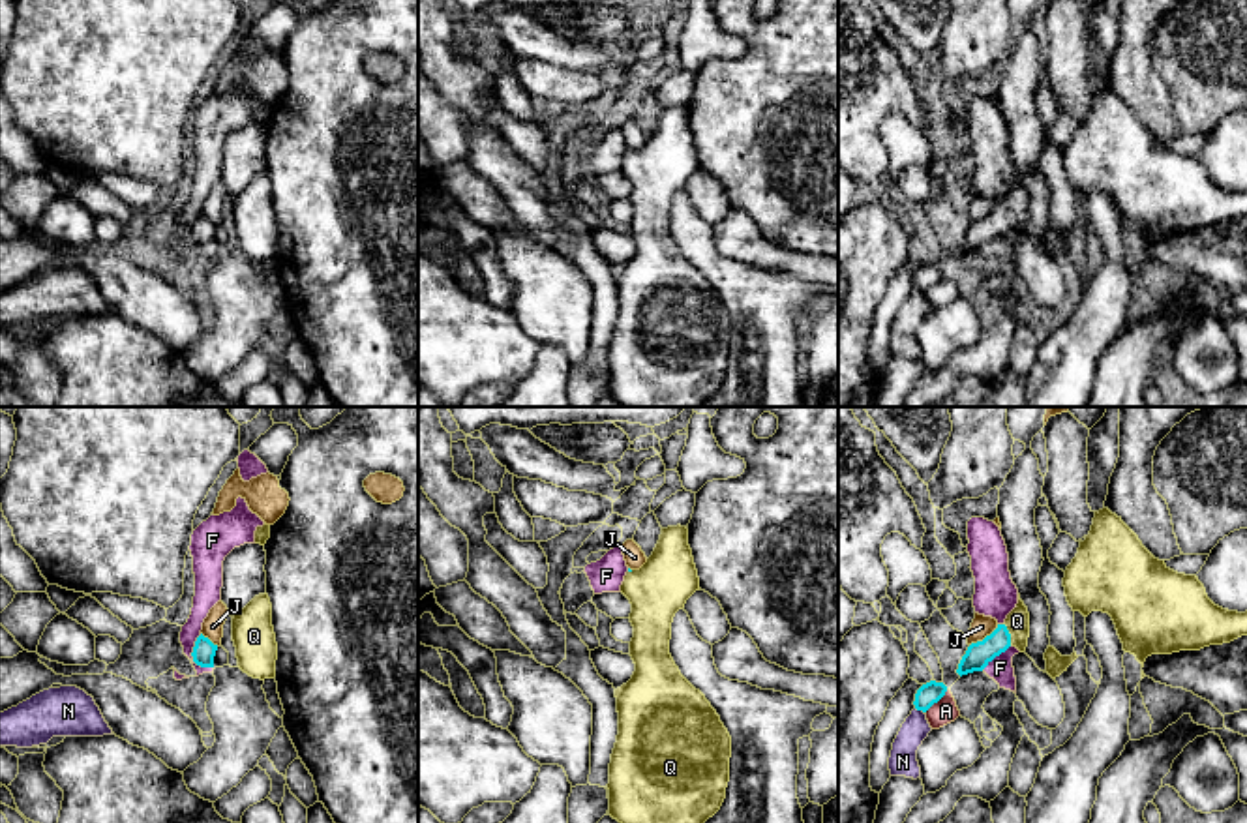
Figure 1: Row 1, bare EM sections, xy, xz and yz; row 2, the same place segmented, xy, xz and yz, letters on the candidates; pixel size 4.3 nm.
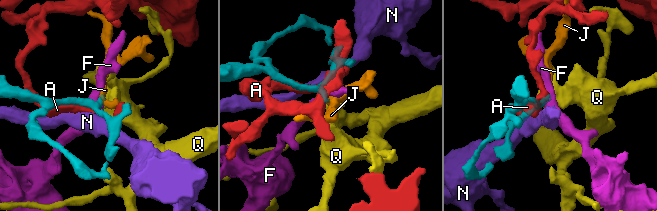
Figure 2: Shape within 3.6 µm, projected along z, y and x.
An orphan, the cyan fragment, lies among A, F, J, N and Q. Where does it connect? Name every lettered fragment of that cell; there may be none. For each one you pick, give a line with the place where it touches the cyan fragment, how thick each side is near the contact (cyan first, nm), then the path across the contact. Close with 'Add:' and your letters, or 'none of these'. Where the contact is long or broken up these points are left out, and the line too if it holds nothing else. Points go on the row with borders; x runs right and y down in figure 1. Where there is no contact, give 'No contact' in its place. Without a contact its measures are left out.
Q: Touches cyan at yz (1009, 634). Thickness 110 nm (cyan) against 100 nm. Path across: yz (977, 655), (1009, 634), (1017, 621)
Add: Q

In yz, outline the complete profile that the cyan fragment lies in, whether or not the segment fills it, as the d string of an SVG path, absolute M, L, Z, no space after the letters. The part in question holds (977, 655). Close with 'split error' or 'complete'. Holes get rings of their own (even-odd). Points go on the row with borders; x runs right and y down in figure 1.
M1018 594L1016 607L1007 615L1003 624L986 636L983 641L971 643L962 656L956 673L968 675L983 671L996 656L1005 652L1011 645L1020 652L1026 651L1029 637L1029 613Z; split error

